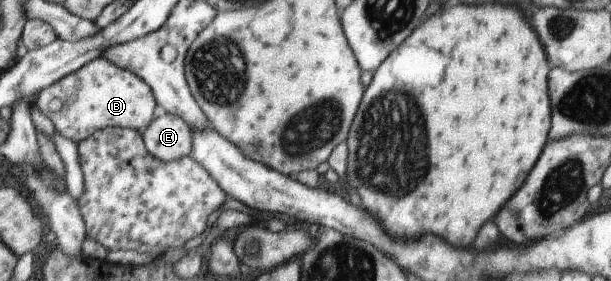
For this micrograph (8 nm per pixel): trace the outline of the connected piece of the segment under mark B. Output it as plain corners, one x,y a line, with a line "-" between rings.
101,56
40,90
34,106
53,122
54,130
77,144
96,130
109,127
144,131
155,116
157,103
142,78

